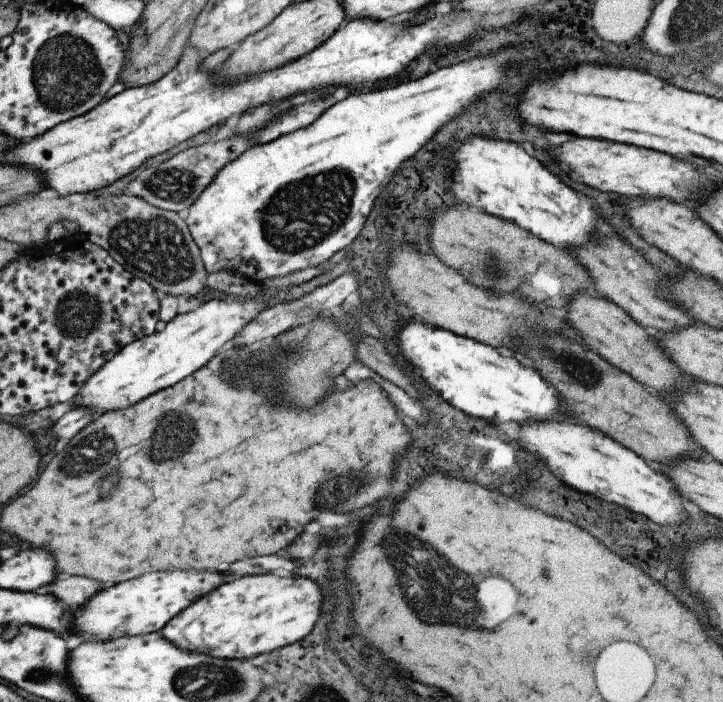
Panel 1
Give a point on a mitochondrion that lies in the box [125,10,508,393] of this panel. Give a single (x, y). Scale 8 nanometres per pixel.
(303, 213)

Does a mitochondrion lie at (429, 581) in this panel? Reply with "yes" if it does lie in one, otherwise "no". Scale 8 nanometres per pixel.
yes

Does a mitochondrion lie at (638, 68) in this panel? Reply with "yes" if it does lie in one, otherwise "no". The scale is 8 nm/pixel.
no

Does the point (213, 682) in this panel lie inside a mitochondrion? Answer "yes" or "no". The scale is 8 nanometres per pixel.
yes

